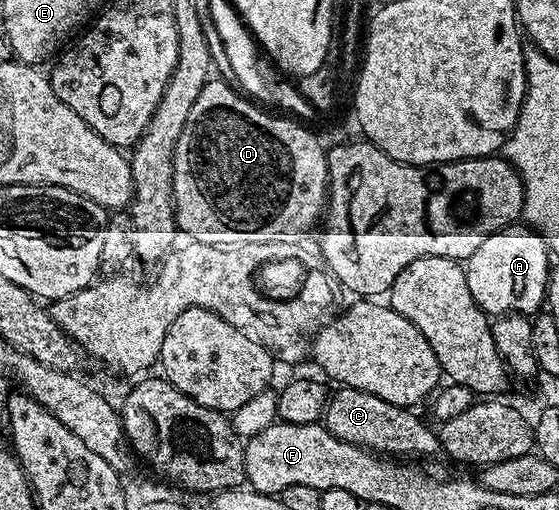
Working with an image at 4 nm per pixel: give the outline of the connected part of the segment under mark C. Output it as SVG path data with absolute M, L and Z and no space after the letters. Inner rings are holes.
M337 387L328 398L322 423L334 438L357 444L369 452L388 458L416 458L432 456L441 451L437 433L432 432L415 416L415 411L399 408L374 394L366 394L357 388Z

